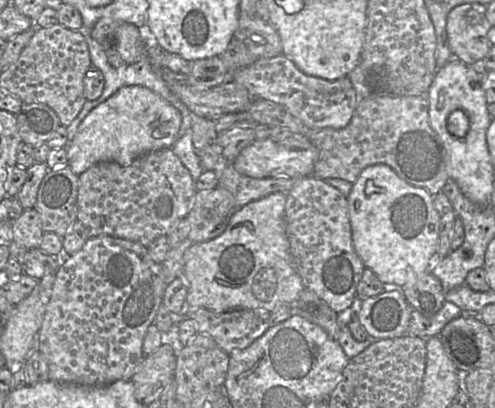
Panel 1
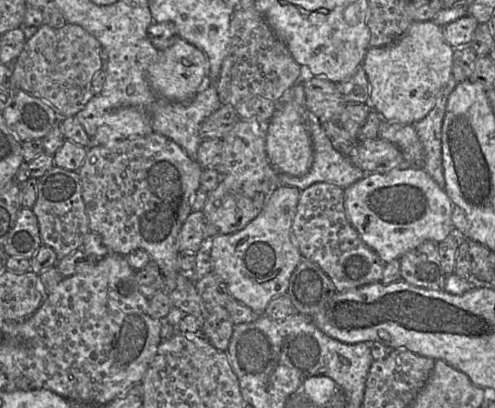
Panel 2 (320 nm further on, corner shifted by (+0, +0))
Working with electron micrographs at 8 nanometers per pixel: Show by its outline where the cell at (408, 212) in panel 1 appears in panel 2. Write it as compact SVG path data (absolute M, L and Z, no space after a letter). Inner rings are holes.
M420 167L394 168L387 173L368 173L362 179L359 179L344 191L344 207L346 216L358 232L362 241L373 249L384 263L389 263L394 259L399 259L406 252L416 248L426 240L433 242L443 241L455 229L452 223L452 204L445 190L441 189L433 178Z

